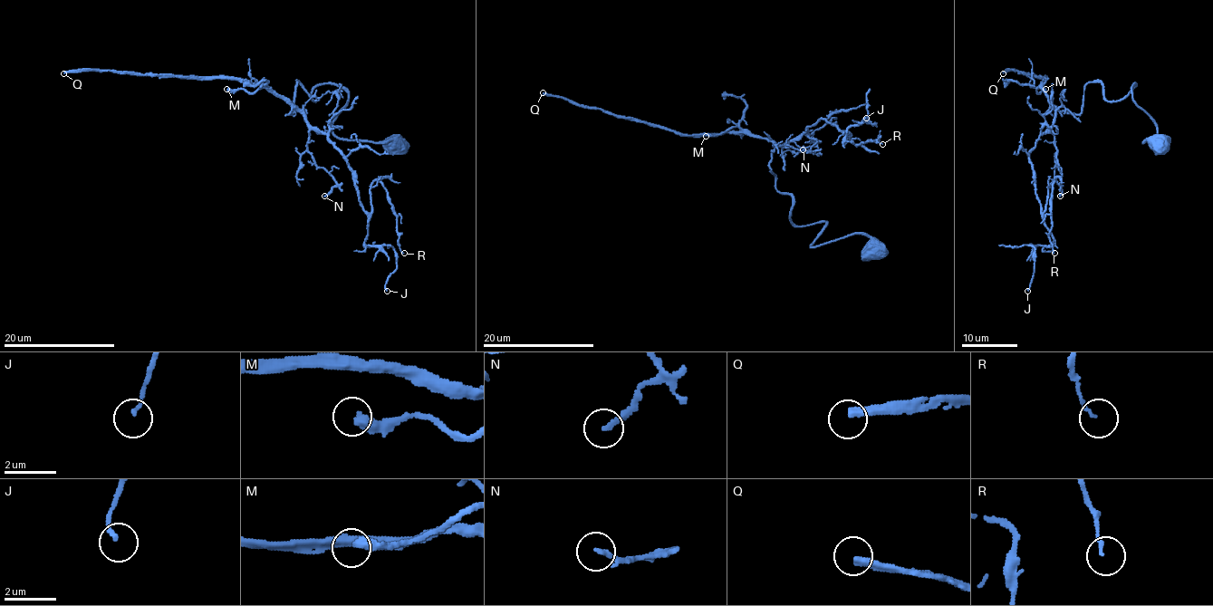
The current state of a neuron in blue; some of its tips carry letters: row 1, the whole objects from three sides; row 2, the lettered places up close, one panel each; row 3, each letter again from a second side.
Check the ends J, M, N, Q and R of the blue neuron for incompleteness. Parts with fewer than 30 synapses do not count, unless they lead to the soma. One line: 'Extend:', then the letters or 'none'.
Extend: Q

